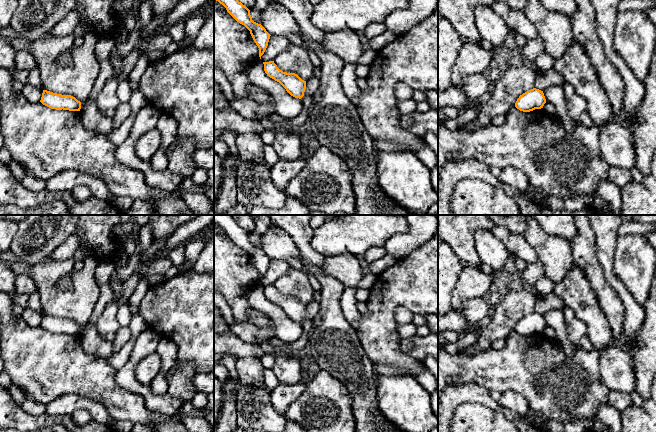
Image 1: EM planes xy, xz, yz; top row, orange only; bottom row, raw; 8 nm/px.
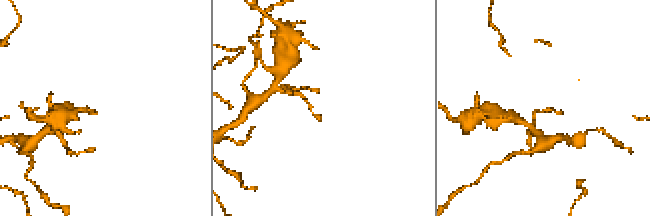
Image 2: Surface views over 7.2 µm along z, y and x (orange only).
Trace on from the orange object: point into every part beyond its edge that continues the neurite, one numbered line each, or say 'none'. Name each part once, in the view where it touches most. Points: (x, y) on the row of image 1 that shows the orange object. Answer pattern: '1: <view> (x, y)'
none

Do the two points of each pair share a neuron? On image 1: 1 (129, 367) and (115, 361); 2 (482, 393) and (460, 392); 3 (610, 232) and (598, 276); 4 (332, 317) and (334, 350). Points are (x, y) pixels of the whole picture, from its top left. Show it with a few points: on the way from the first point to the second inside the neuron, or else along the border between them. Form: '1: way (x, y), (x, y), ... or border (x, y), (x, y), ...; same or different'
1: border (135, 344), (129, 359), (116, 371); different
2: way (477, 393), (465, 392); same
3: border (595, 243), (596, 258), (603, 275), (612, 287); different
4: way (333, 325), (334, 342); same

